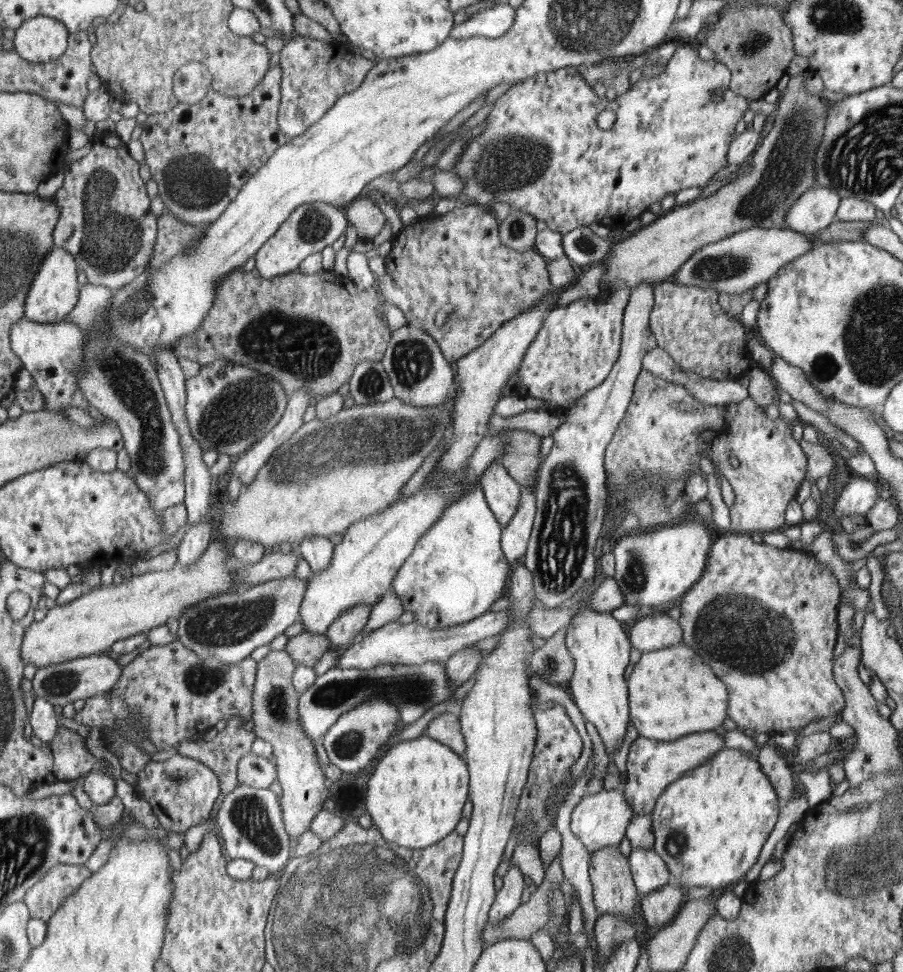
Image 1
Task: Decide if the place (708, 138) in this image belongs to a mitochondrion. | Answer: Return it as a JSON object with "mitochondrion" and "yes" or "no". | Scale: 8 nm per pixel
{"mitochondrion":"no"}

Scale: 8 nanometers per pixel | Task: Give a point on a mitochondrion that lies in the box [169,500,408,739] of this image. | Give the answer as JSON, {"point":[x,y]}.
{"point":[226,626]}

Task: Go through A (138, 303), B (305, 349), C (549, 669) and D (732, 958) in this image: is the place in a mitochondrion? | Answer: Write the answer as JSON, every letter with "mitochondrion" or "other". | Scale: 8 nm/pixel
{"A":"mitochondrion","B":"mitochondrion","C":"mitochondrion","D":"mitochondrion"}

